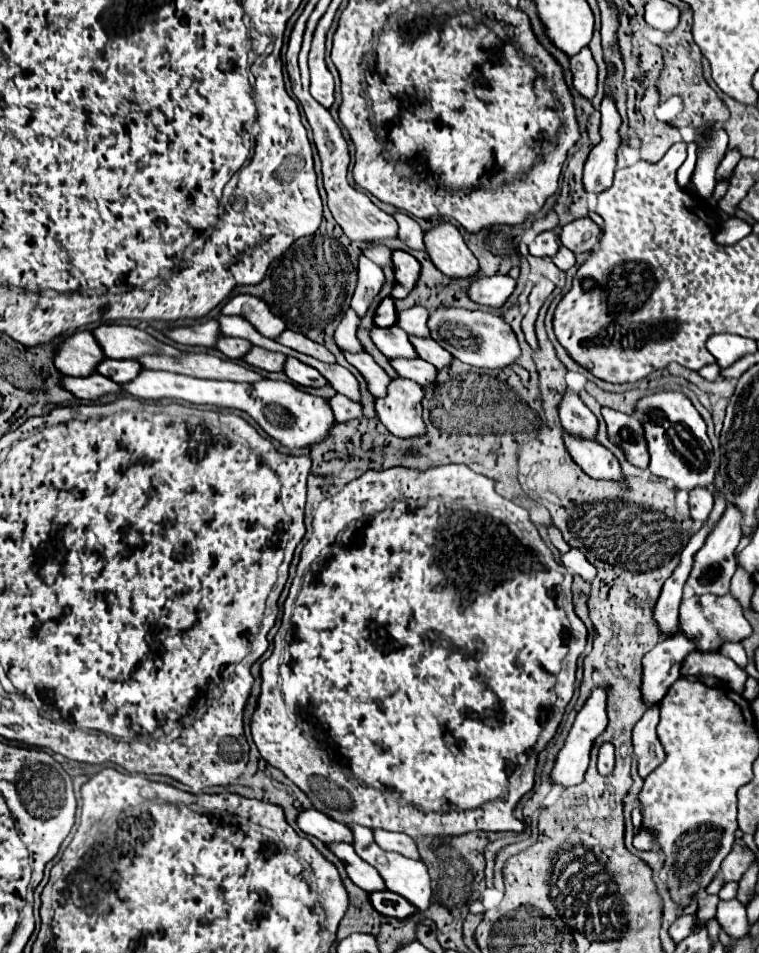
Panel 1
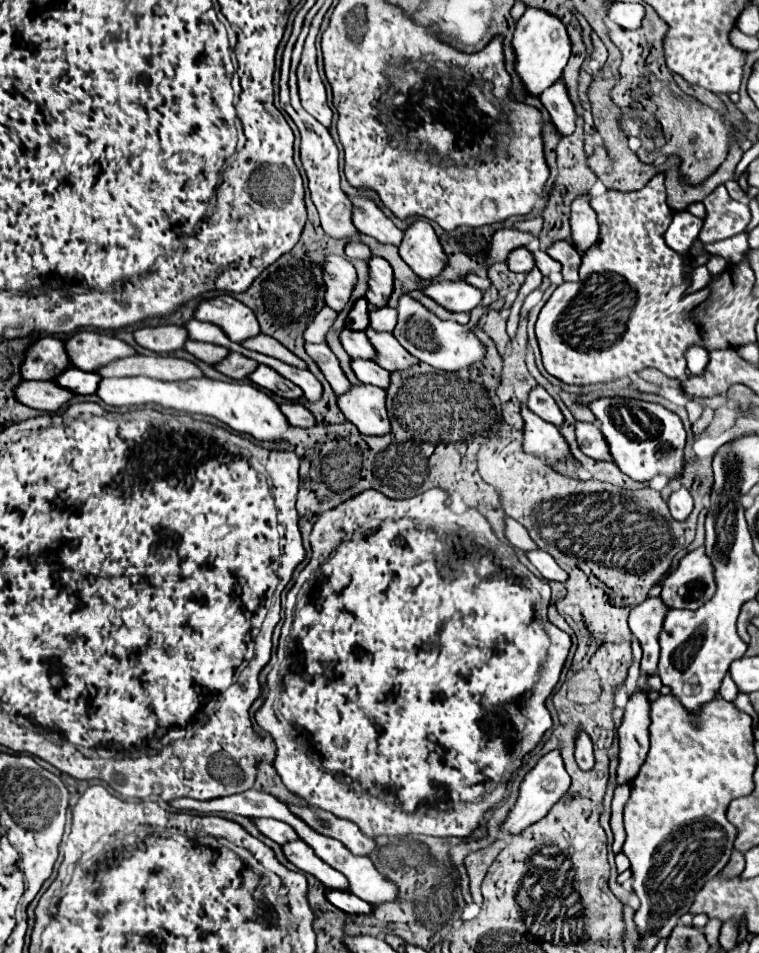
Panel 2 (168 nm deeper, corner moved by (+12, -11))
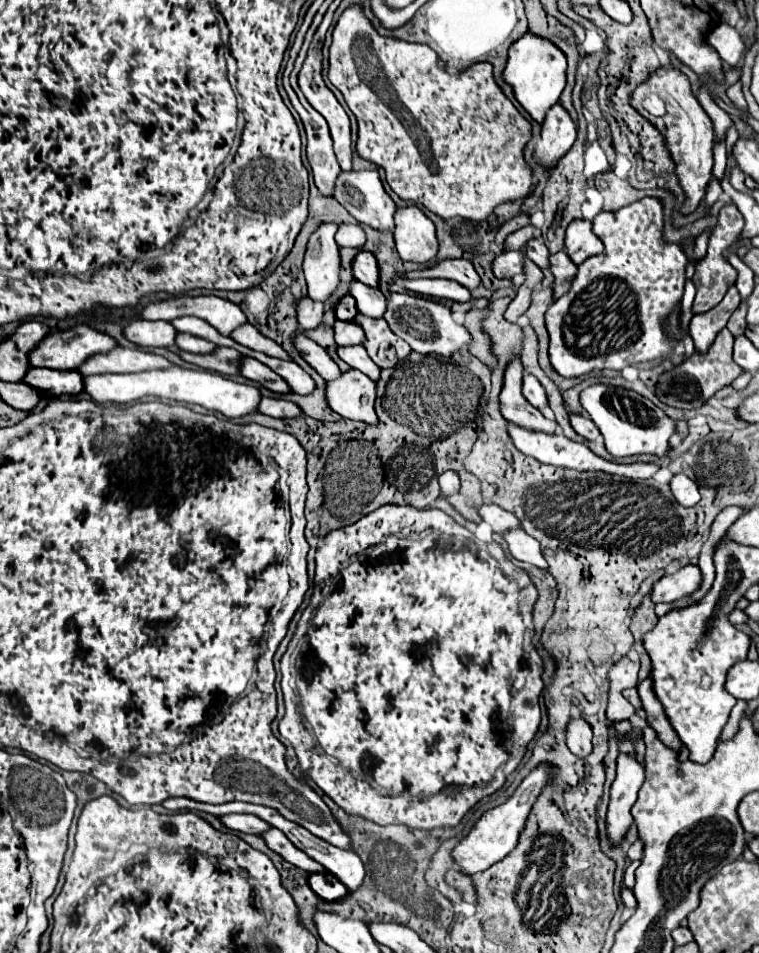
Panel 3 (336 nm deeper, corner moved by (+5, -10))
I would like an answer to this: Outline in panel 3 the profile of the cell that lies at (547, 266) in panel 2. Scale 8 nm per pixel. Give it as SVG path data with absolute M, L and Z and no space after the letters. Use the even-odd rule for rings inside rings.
M531 239L531 241L527 243L525 255L527 255L533 263L537 263L541 269L549 269L549 249L547 249L547 245L543 243L543 239Z

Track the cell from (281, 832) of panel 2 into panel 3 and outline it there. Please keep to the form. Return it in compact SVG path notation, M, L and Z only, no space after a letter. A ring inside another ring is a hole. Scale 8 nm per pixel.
M223 815L221 821L233 831L253 833L253 835L263 835L263 831L267 831L267 827L271 827L269 823L263 823L263 819L259 819L255 815Z

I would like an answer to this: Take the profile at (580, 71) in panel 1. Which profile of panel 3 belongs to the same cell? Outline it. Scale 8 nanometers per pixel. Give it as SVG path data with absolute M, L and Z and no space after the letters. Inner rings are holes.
M555 103L555 107L549 107L545 115L541 141L535 145L535 155L545 167L555 167L557 161L569 151L575 137L577 137L575 121L569 117L567 109L561 103Z

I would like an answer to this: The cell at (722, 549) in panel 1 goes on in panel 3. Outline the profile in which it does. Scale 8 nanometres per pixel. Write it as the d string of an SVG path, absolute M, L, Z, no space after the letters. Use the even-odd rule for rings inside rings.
M689 563L689 565L681 567L677 573L661 577L653 585L651 599L655 603L675 603L679 599L687 599L687 597L695 595L695 591L701 589L701 583L703 583L703 573L701 573L699 565Z

